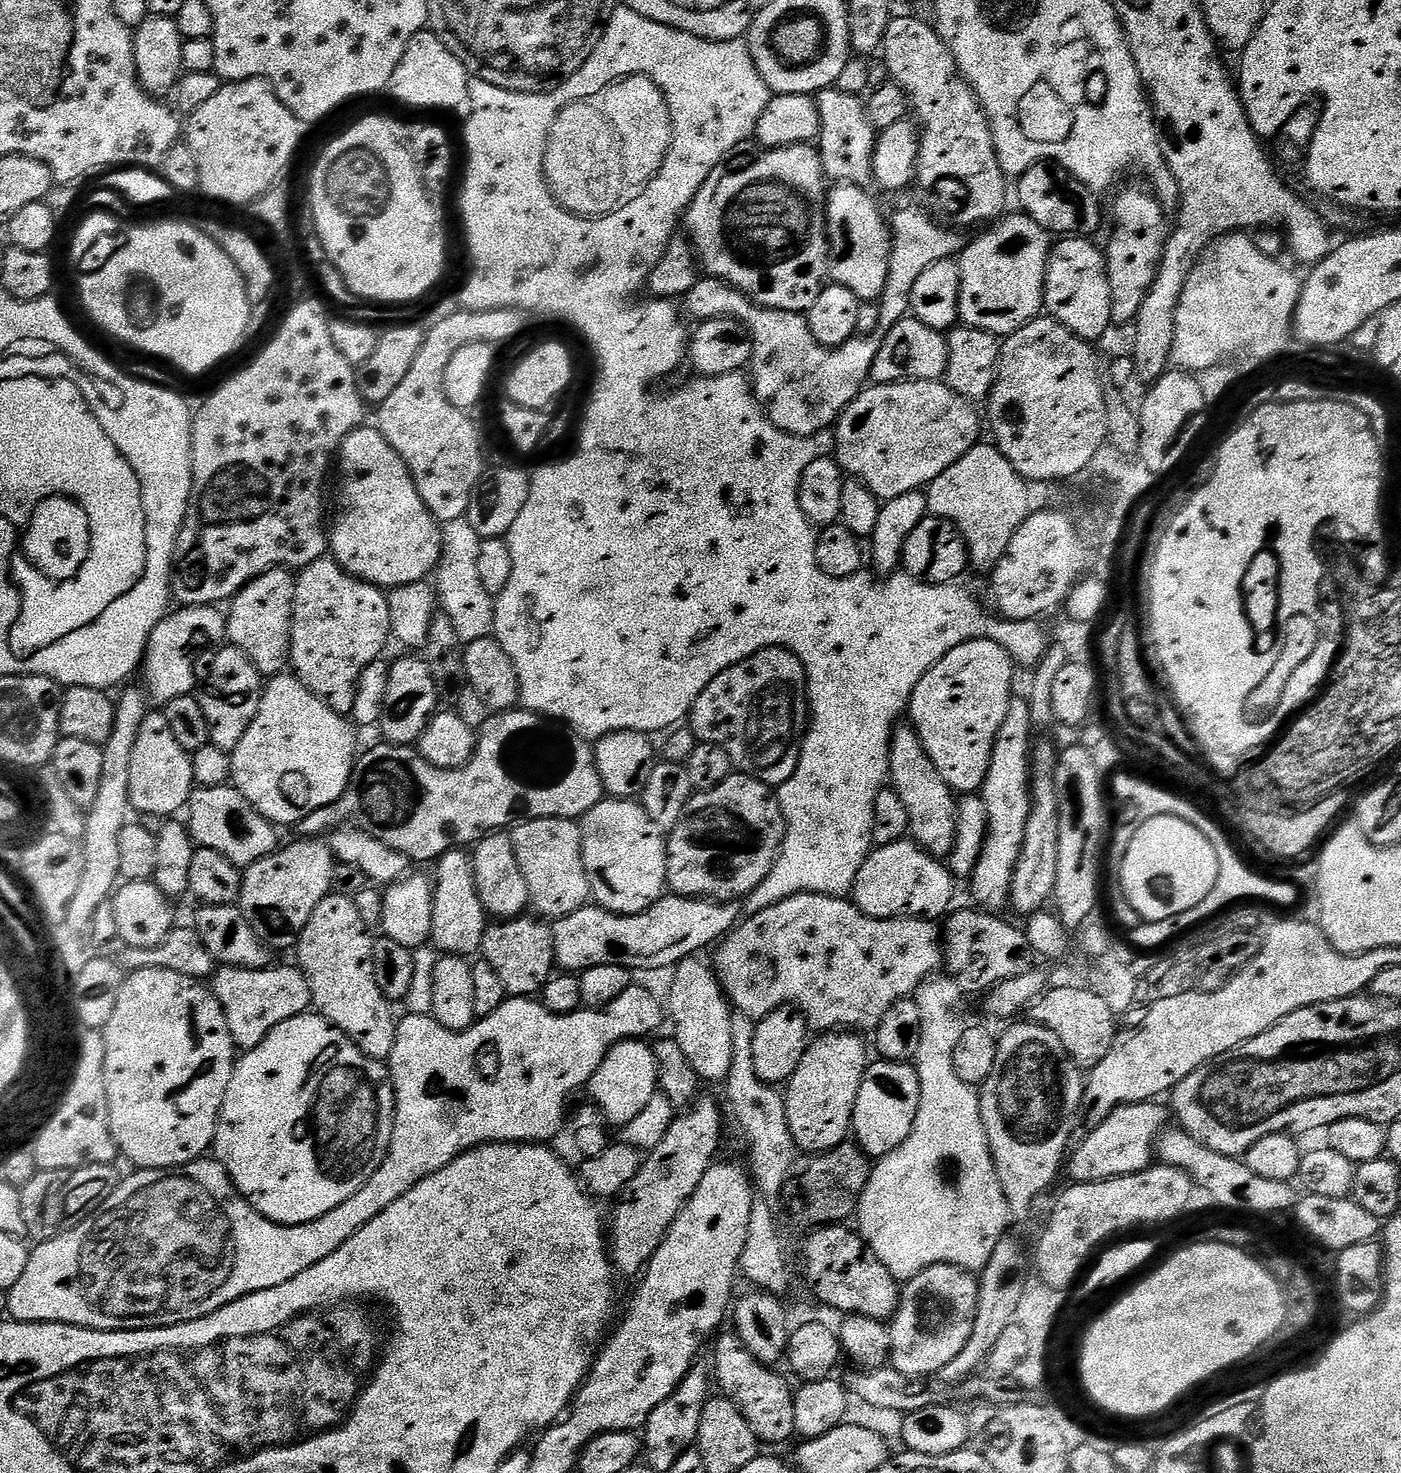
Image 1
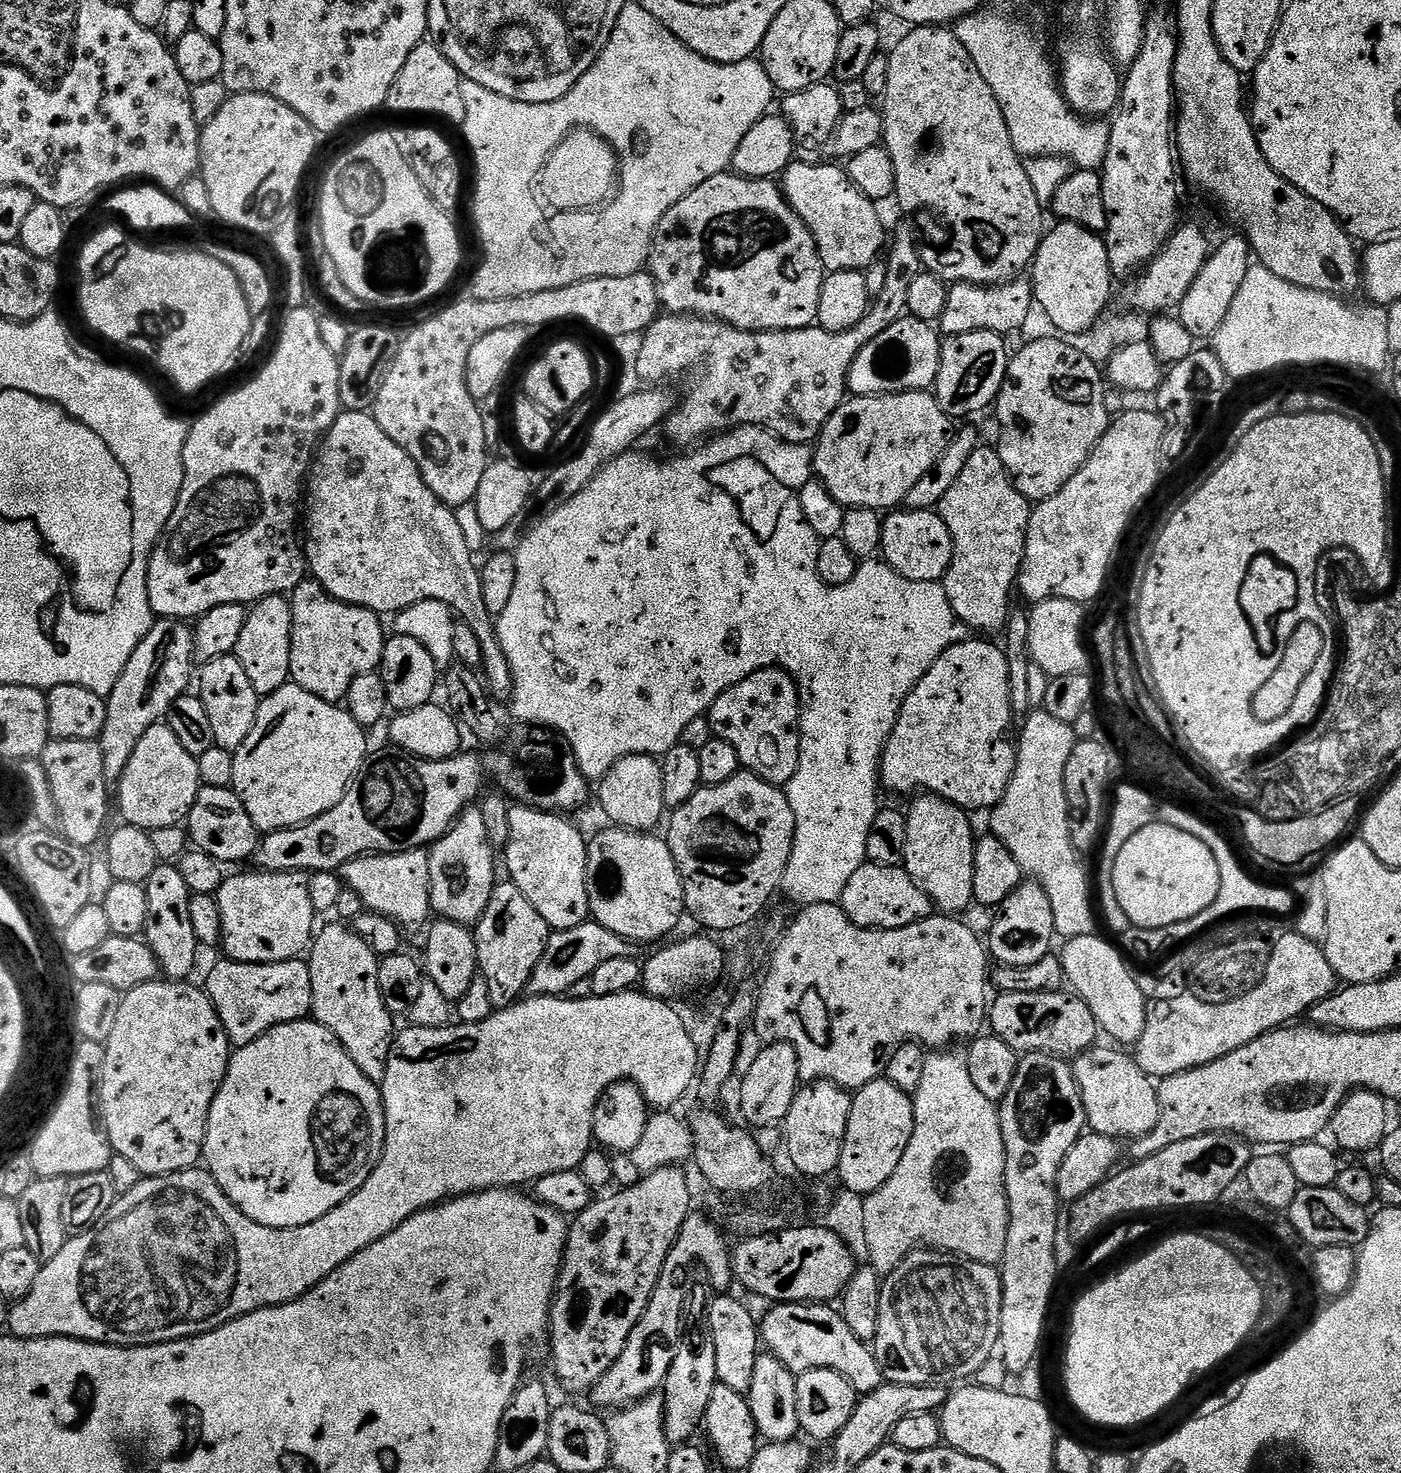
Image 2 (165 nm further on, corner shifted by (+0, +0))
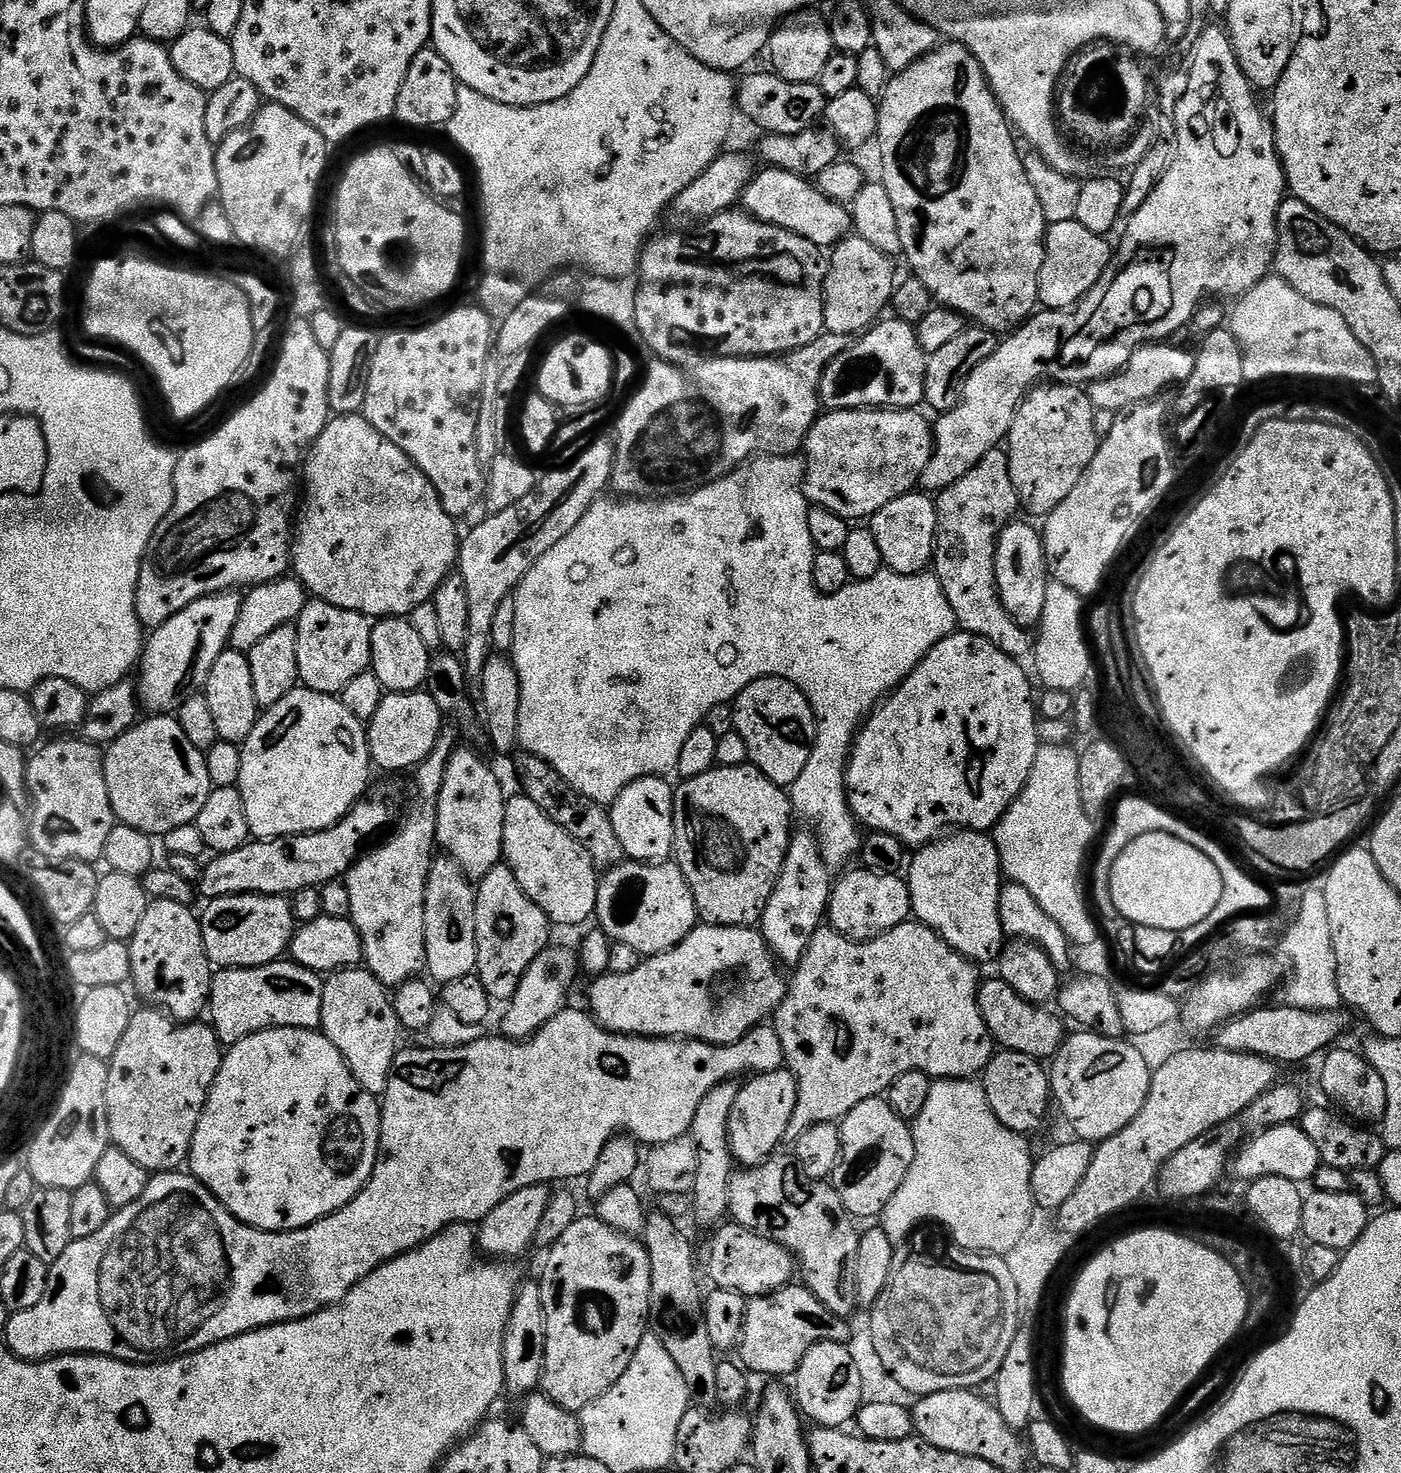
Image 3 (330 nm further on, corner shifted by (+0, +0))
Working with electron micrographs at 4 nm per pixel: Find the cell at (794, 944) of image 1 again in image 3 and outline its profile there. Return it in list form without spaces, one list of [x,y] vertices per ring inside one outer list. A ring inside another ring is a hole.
[[[905,922],[897,928],[890,929],[883,936],[877,936],[874,940],[849,940],[831,926],[822,926],[814,934],[806,954],[802,954],[800,963],[795,965],[793,976],[788,980],[788,993],[784,995],[784,1001],[777,1006],[774,1013],[774,1027],[778,1038],[782,1038],[782,1050],[784,1062],[789,1072],[796,1079],[798,1090],[798,1102],[794,1106],[794,1118],[790,1118],[787,1139],[796,1141],[802,1133],[810,1130],[810,1126],[819,1124],[834,1124],[844,1119],[858,1102],[866,1102],[866,1098],[875,1096],[883,1097],[888,1087],[907,1072],[921,1072],[937,1080],[966,1080],[976,1078],[983,1073],[984,1068],[991,1062],[994,1055],[994,1041],[986,1022],[980,1013],[980,1001],[978,993],[982,983],[977,965],[968,960],[962,954],[953,952],[952,947],[941,938],[932,928],[919,922]]]

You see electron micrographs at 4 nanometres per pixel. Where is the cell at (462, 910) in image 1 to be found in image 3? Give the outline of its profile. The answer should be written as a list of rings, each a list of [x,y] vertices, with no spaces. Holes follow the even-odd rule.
[[[463,750],[452,753],[438,798],[436,843],[458,862],[464,875],[473,882],[486,878],[486,874],[501,863],[504,855],[505,799],[506,791],[499,778],[478,753]]]

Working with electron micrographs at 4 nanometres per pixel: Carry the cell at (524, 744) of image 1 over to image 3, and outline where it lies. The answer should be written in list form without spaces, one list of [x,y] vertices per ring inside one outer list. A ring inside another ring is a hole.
[[[369,795],[363,800],[357,800],[356,805],[334,826],[321,832],[307,832],[301,836],[283,836],[277,840],[253,839],[243,844],[233,852],[221,852],[213,855],[209,864],[203,865],[198,881],[198,892],[205,901],[217,900],[219,896],[286,896],[307,888],[319,888],[321,884],[329,884],[331,880],[339,880],[348,869],[360,859],[365,851],[368,836],[375,834],[379,828],[384,828],[392,820],[392,808],[384,796]]]

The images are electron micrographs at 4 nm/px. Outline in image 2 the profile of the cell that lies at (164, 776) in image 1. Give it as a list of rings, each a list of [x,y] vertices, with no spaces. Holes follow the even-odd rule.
[[[161,722],[146,730],[146,734],[142,734],[142,742],[134,746],[134,754],[130,754],[130,762],[120,775],[118,787],[120,812],[127,823],[145,830],[183,825],[202,787],[198,759],[182,747],[174,730]]]

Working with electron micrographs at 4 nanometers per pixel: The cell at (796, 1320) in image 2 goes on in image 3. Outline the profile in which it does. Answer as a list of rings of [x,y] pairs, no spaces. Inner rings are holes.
[[[791,1284],[791,1285],[785,1285],[783,1288],[780,1288],[776,1292],[772,1292],[768,1296],[760,1296],[760,1297],[753,1297],[749,1303],[748,1303],[748,1308],[746,1312],[746,1318],[744,1319],[744,1326],[743,1330],[741,1332],[741,1340],[738,1345],[738,1353],[740,1352],[740,1362],[741,1365],[749,1372],[752,1373],[753,1375],[756,1374],[766,1374],[768,1378],[784,1378],[780,1376],[784,1376],[788,1374],[788,1376],[793,1375],[797,1368],[799,1368],[799,1364],[802,1360],[802,1358],[807,1354],[813,1347],[814,1344],[820,1343],[822,1341],[833,1341],[836,1344],[842,1344],[842,1343],[847,1343],[847,1340],[850,1337],[850,1326],[849,1326],[849,1321],[847,1319],[844,1319],[841,1316],[834,1315],[834,1313],[824,1306],[820,1302],[818,1302],[817,1298],[811,1291],[809,1291],[808,1288],[805,1288],[802,1284]]]

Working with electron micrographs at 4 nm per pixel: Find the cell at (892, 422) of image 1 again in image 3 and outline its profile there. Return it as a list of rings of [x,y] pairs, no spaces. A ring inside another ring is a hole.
[[[847,408],[841,412],[825,411],[812,423],[812,429],[809,430],[802,449],[804,496],[808,499],[809,505],[830,510],[849,522],[864,522],[871,518],[875,512],[882,510],[882,506],[886,506],[886,502],[894,502],[894,498],[902,498],[907,492],[913,491],[920,483],[922,470],[926,470],[926,462],[930,462],[934,443],[933,425],[922,413],[923,411],[910,408]]]

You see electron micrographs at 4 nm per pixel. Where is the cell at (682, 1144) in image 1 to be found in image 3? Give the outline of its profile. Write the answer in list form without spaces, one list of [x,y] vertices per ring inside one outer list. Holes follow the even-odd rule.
[[[581,1215],[547,1249],[544,1273],[538,1277],[542,1290],[542,1310],[546,1314],[546,1358],[542,1391],[558,1406],[579,1414],[594,1398],[606,1394],[630,1366],[634,1350],[648,1328],[650,1310],[650,1258],[635,1236],[614,1230],[595,1215]]]

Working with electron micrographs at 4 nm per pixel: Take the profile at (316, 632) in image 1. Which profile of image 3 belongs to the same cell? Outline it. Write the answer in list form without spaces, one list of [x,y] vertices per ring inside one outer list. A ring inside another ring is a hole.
[[[309,599],[308,605],[296,619],[298,634],[299,683],[315,692],[339,694],[358,674],[369,671],[372,662],[372,626],[369,617],[342,610],[325,600]]]

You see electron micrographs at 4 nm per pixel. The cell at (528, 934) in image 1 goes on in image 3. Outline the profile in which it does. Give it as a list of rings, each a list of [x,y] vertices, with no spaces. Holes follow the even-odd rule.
[[[501,862],[478,882],[476,893],[476,971],[493,1002],[507,1002],[518,990],[526,970],[549,947],[547,914],[518,886],[514,870]]]

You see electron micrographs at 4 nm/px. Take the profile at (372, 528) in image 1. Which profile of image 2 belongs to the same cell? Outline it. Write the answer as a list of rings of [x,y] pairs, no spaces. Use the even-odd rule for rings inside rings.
[[[341,411],[338,419],[330,426],[330,430],[324,433],[318,445],[318,451],[315,453],[314,463],[310,469],[310,479],[306,484],[306,508],[307,504],[308,540],[306,536],[302,547],[308,561],[308,572],[311,579],[319,582],[334,598],[377,614],[385,614],[384,612],[395,614],[414,606],[414,602],[426,602],[427,600],[446,602],[446,606],[450,606],[453,613],[463,623],[468,624],[470,630],[474,630],[474,634],[478,634],[478,643],[482,645],[482,679],[491,699],[496,702],[499,700],[511,701],[512,671],[510,670],[510,662],[506,662],[506,654],[502,654],[502,646],[496,637],[496,621],[490,614],[490,610],[486,610],[486,602],[482,598],[480,569],[477,561],[472,561],[475,560],[474,553],[470,550],[470,546],[466,546],[466,538],[462,535],[462,526],[458,526],[456,513],[436,497],[434,490],[430,490],[430,486],[426,486],[414,458],[410,458],[410,454],[406,454],[406,450],[402,450],[402,446],[398,446],[398,442],[386,438],[386,430],[382,430],[382,426],[378,426],[375,416],[366,412]]]

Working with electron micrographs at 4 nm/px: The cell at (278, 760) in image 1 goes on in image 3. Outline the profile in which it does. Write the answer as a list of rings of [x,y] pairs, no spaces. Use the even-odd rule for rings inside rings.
[[[297,686],[292,689],[282,702],[274,702],[274,706],[263,709],[257,715],[254,730],[245,738],[241,747],[242,774],[240,775],[239,790],[242,798],[242,806],[246,806],[246,822],[248,831],[258,840],[277,840],[283,836],[301,836],[307,832],[321,832],[330,826],[334,826],[347,812],[356,805],[357,800],[365,799],[368,788],[368,768],[373,767],[372,755],[368,753],[368,734],[365,725],[335,695],[327,692],[315,692],[312,688]]]

